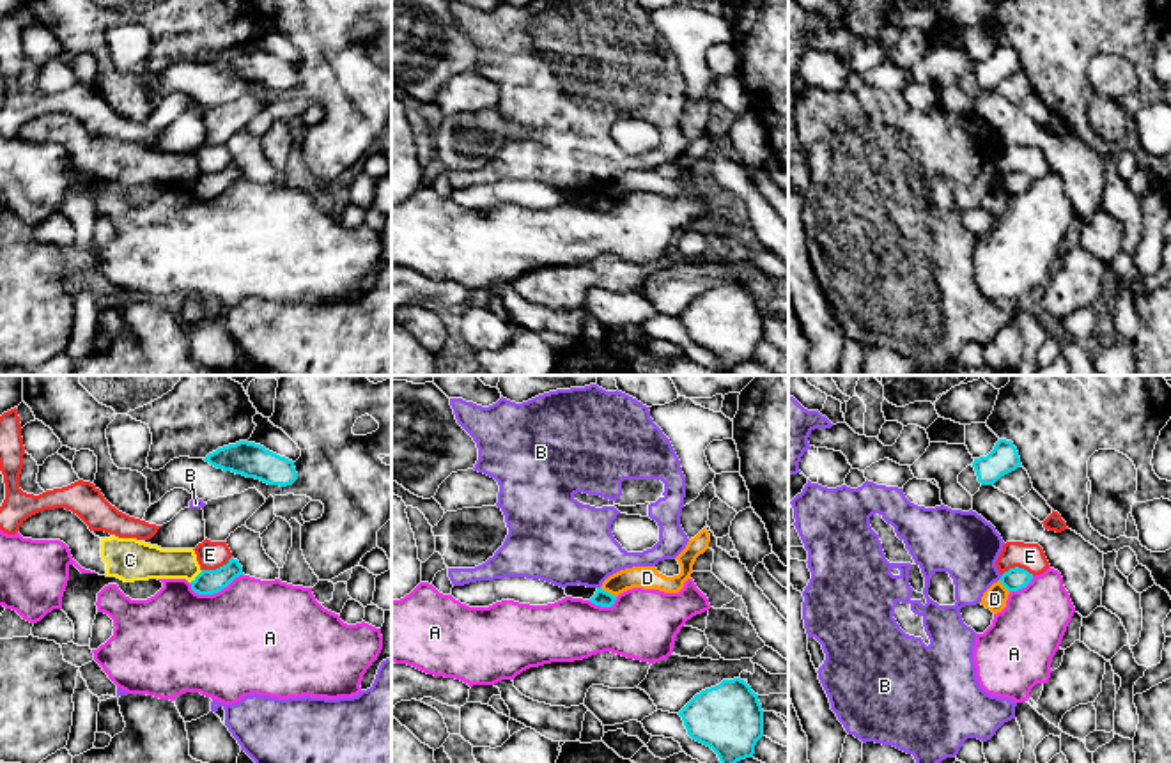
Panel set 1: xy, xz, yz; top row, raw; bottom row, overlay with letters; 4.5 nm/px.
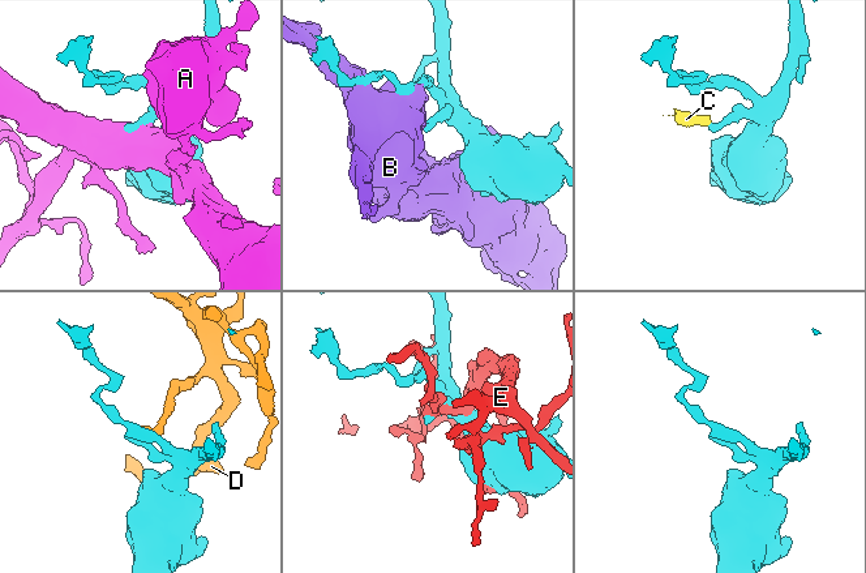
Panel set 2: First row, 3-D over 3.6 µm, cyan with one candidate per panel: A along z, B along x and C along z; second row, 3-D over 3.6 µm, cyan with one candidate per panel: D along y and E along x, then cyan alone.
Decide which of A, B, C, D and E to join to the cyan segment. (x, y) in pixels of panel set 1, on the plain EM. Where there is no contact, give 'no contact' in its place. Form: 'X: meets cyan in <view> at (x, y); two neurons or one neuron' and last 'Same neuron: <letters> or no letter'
A: meets cyan in xy at (215, 195); two neurons
B: meets cyan in yz at (1001, 181); two neurons
C: meets cyan in xy at (195, 181); two neurons
D: meets cyan in xz at (606, 195); two neurons
E: meets cyan in yz at (1017, 170); two neurons
Same neuron: no letter

